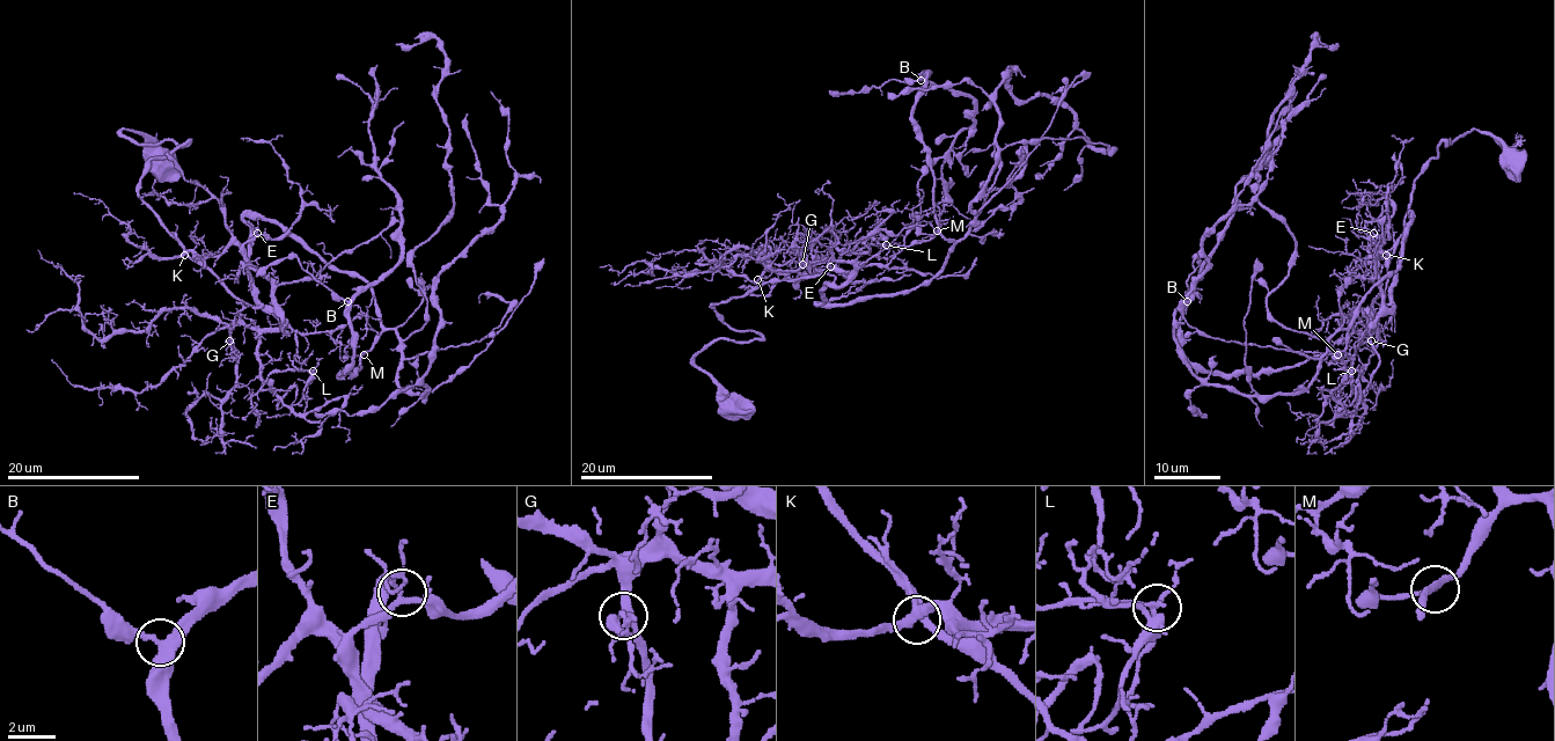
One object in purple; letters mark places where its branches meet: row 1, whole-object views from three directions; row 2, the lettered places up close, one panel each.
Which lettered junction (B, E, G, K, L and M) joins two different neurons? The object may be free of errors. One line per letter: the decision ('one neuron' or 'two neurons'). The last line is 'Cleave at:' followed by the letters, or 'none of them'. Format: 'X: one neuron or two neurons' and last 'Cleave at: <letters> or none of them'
B: one neuron
E: one neuron
G: one neuron
K: one neuron
L: one neuron
M: one neuron
Cleave at: none of them

